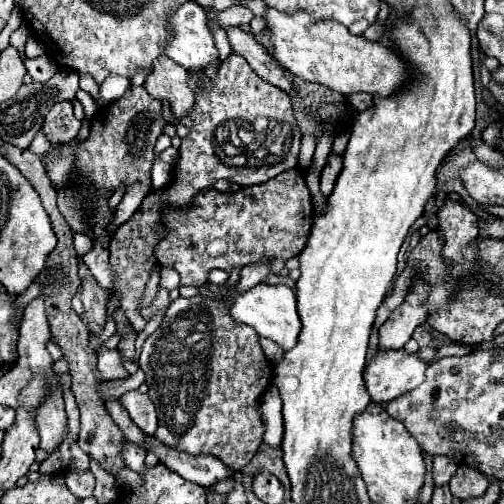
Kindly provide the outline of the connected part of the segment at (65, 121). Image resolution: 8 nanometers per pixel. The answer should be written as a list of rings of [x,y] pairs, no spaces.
[[[69,100],[57,102],[51,106],[49,114],[43,122],[43,132],[49,138],[49,142],[71,142],[79,132],[81,122],[73,116],[73,106]]]

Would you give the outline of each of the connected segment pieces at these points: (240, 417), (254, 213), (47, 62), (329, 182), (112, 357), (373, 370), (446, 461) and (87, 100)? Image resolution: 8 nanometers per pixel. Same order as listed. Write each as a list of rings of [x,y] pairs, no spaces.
[[[197,294],[193,298],[183,298],[179,296],[177,300],[171,302],[171,306],[167,308],[161,326],[145,340],[141,356],[139,356],[139,368],[145,372],[145,382],[149,386],[149,396],[153,400],[153,404],[157,406],[157,414],[159,414],[159,428],[155,432],[155,438],[159,442],[163,442],[165,446],[171,446],[179,452],[187,452],[187,454],[211,454],[217,456],[219,460],[223,460],[223,464],[227,464],[231,470],[241,470],[245,464],[249,464],[249,460],[253,458],[253,454],[257,452],[261,438],[263,438],[263,422],[259,416],[259,398],[265,392],[265,388],[271,382],[271,364],[265,358],[259,342],[257,342],[257,332],[251,326],[233,322],[231,314],[229,314],[229,300],[227,298],[209,298],[203,294]]]
[[[293,168],[281,172],[277,178],[257,184],[257,186],[245,186],[237,192],[217,192],[215,188],[203,190],[193,198],[193,202],[185,208],[163,208],[161,212],[163,226],[167,234],[159,240],[155,248],[156,258],[160,259],[161,266],[171,266],[181,276],[181,286],[203,286],[207,282],[207,276],[213,268],[221,270],[233,270],[247,264],[253,264],[257,260],[271,260],[271,258],[293,258],[299,256],[299,252],[305,248],[311,222],[313,222],[313,206],[311,206],[311,194],[305,186],[303,172]]]
[[[39,56],[39,58],[25,58],[25,68],[27,74],[35,80],[35,82],[47,82],[55,72],[57,72],[57,62],[53,62],[53,58],[49,56]]]
[[[329,154],[327,158],[327,164],[321,172],[321,196],[327,198],[331,192],[333,192],[333,186],[335,186],[335,180],[341,172],[341,164],[343,164],[343,156],[339,154]]]
[[[103,350],[99,356],[97,364],[101,380],[117,380],[117,378],[127,378],[129,372],[123,368],[119,350]]]
[[[405,350],[377,352],[365,370],[365,386],[373,402],[385,404],[411,392],[425,380],[427,362]]]
[[[437,456],[433,458],[433,480],[435,484],[447,484],[451,476],[457,470],[457,462],[453,462],[449,456]]]
[[[83,90],[77,92],[77,100],[83,104],[83,110],[85,110],[85,116],[87,116],[87,118],[91,118],[91,116],[99,110],[99,106],[95,104],[95,100],[93,100],[87,92],[83,92]]]

